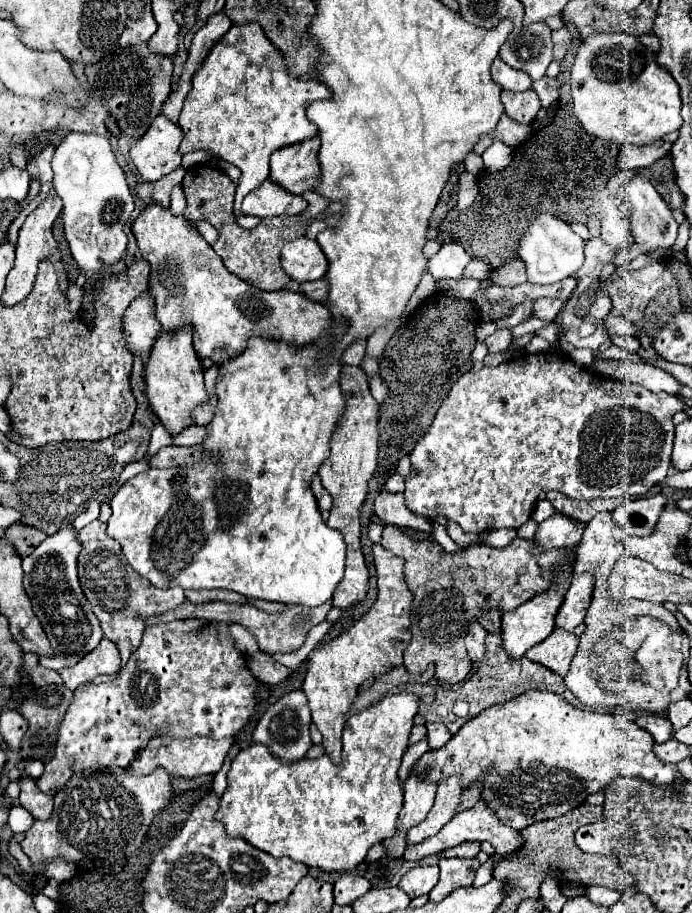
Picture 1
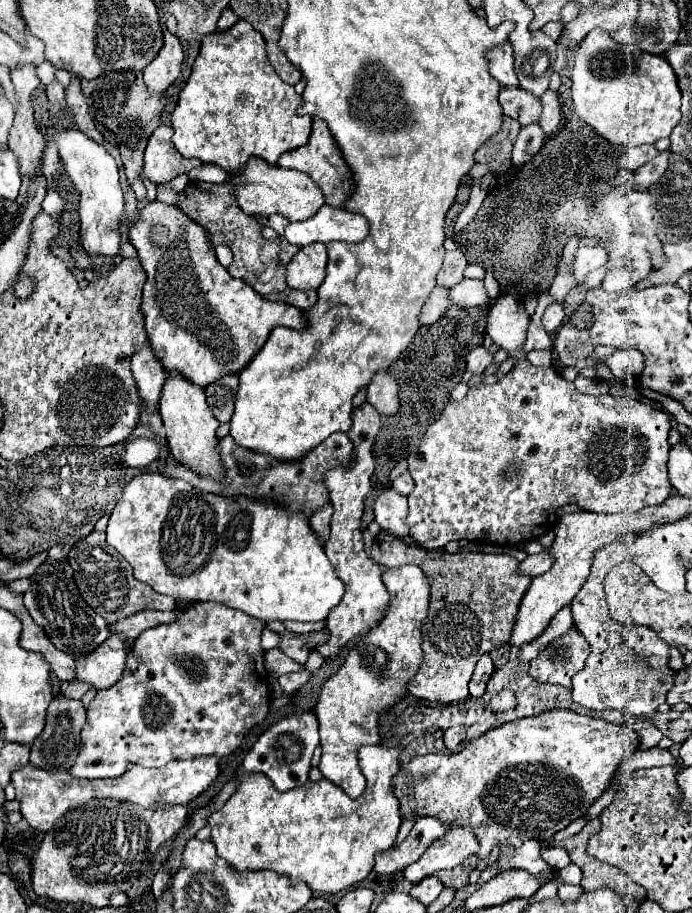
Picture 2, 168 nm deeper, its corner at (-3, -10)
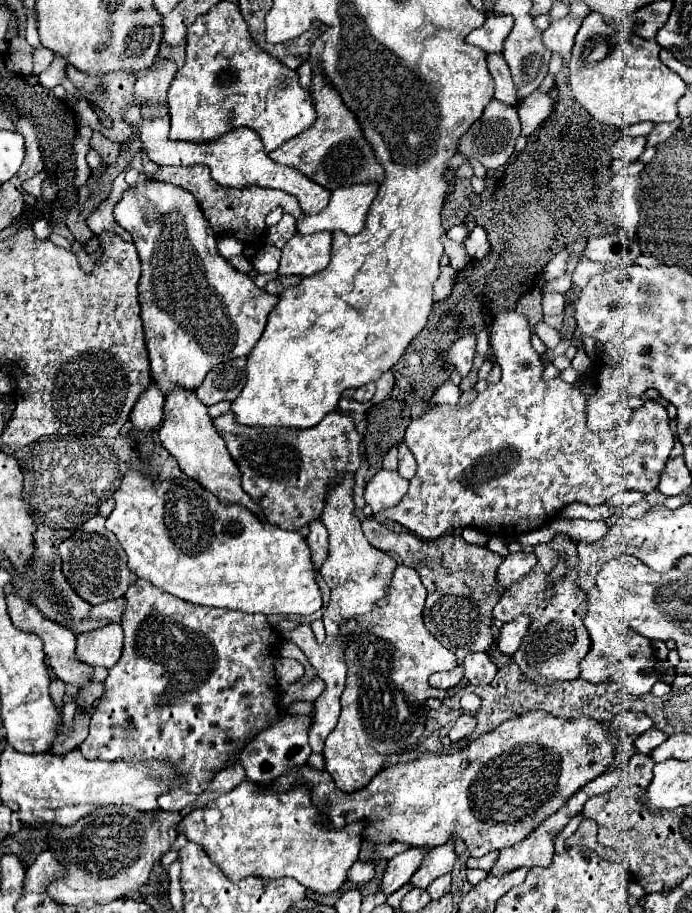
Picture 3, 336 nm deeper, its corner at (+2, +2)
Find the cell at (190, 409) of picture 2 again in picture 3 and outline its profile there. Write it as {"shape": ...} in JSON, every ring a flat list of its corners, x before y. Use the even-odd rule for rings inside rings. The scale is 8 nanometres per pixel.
{"shape":[[177,388,175,392,169,392,165,398,163,412,165,412,165,420,163,426,159,428,159,440,165,446,165,450,171,456,175,456,183,474,187,474,187,478,191,480,197,480,205,490,213,492,223,504,239,504,263,520,261,506,247,492,243,492,241,472,233,462,233,458,229,456,225,440,213,428,213,422,207,414,207,406,197,400,195,392,189,392,185,388]]}

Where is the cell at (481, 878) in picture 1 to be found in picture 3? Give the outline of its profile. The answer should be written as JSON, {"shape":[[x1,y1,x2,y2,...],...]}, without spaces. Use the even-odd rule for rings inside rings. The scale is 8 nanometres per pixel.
{"shape":[[409,848,407,852,393,856,387,864,387,870,385,870,383,878,381,878,379,890,385,896,389,896,395,890,399,890,401,886,405,886,411,880,411,876,417,872,421,860,425,858,425,854,427,854,425,850,427,848]]}

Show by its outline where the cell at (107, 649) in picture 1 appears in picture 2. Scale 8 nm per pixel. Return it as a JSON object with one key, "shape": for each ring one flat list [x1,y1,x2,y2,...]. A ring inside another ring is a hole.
{"shape":[[110,636,94,652,82,656,82,660,76,660,74,680,94,686,96,690,110,688,120,680,124,662,126,662,124,642,118,636]]}

